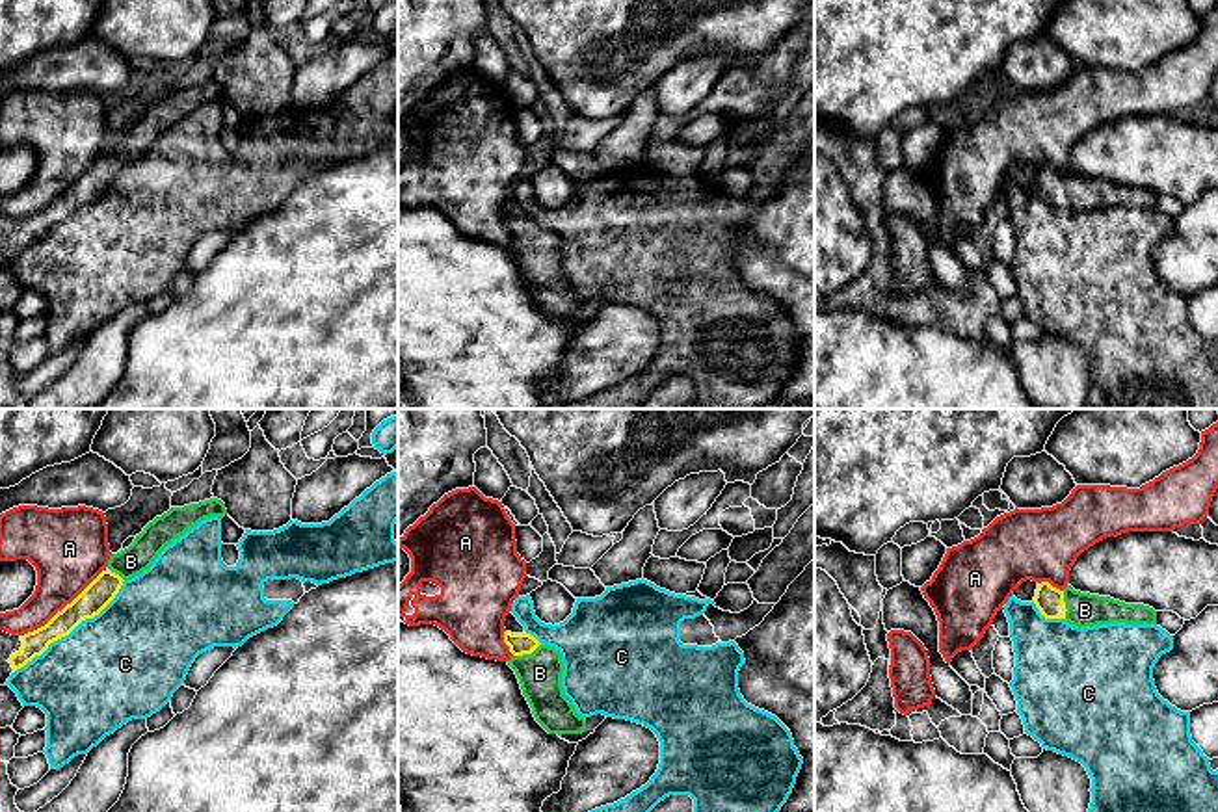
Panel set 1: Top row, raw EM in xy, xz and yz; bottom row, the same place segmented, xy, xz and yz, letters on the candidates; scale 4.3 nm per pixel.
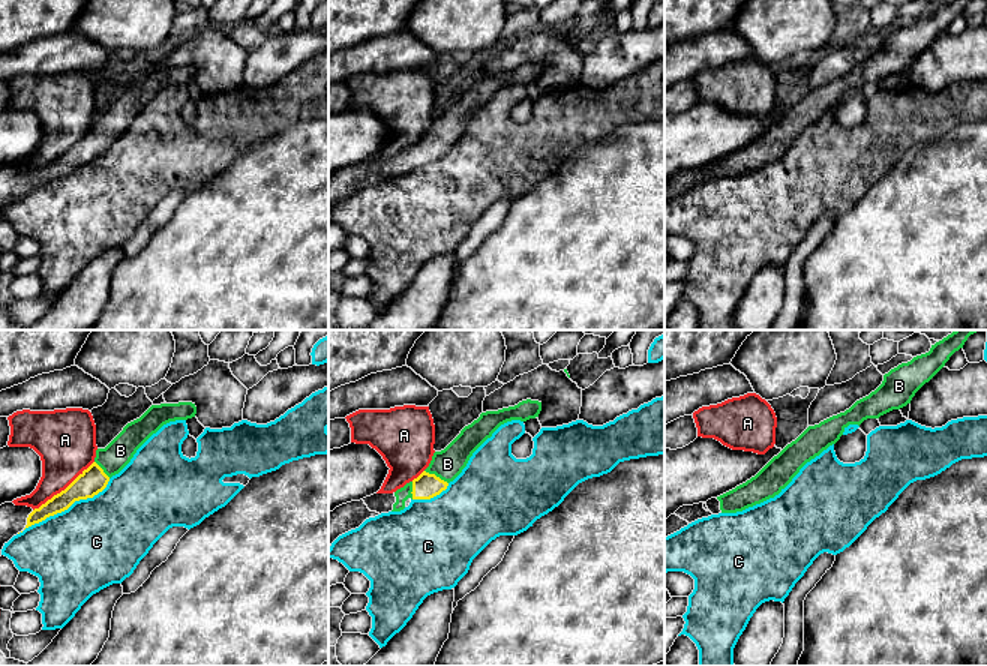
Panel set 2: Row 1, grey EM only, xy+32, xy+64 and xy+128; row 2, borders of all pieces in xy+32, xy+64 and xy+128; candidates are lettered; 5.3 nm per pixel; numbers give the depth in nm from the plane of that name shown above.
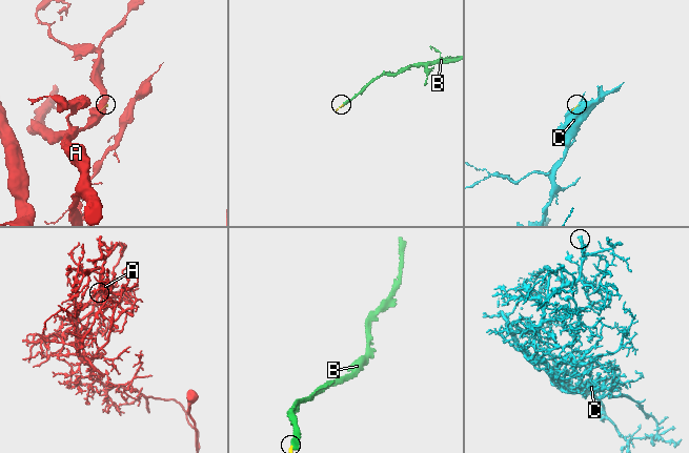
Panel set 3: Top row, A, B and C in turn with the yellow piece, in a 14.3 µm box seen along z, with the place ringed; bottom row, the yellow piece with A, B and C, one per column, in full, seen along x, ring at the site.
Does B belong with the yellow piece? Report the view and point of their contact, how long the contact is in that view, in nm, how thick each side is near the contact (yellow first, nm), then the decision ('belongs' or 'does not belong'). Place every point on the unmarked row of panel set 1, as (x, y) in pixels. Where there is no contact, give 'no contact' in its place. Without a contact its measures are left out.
contact xz (527, 236); length 140 nm; calibres 100 and 190 nm; belongs

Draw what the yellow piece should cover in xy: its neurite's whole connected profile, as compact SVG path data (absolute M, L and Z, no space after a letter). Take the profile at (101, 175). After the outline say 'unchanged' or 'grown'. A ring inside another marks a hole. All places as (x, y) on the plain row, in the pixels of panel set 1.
M210 82L184 91L171 91L149 106L134 126L110 139L102 154L71 188L58 195L45 210L24 219L11 219L0 214L0 269L35 240L41 240L50 227L69 219L82 204L99 199L119 177L125 164L147 154L158 138L201 104L223 102L225 87Z | grown

